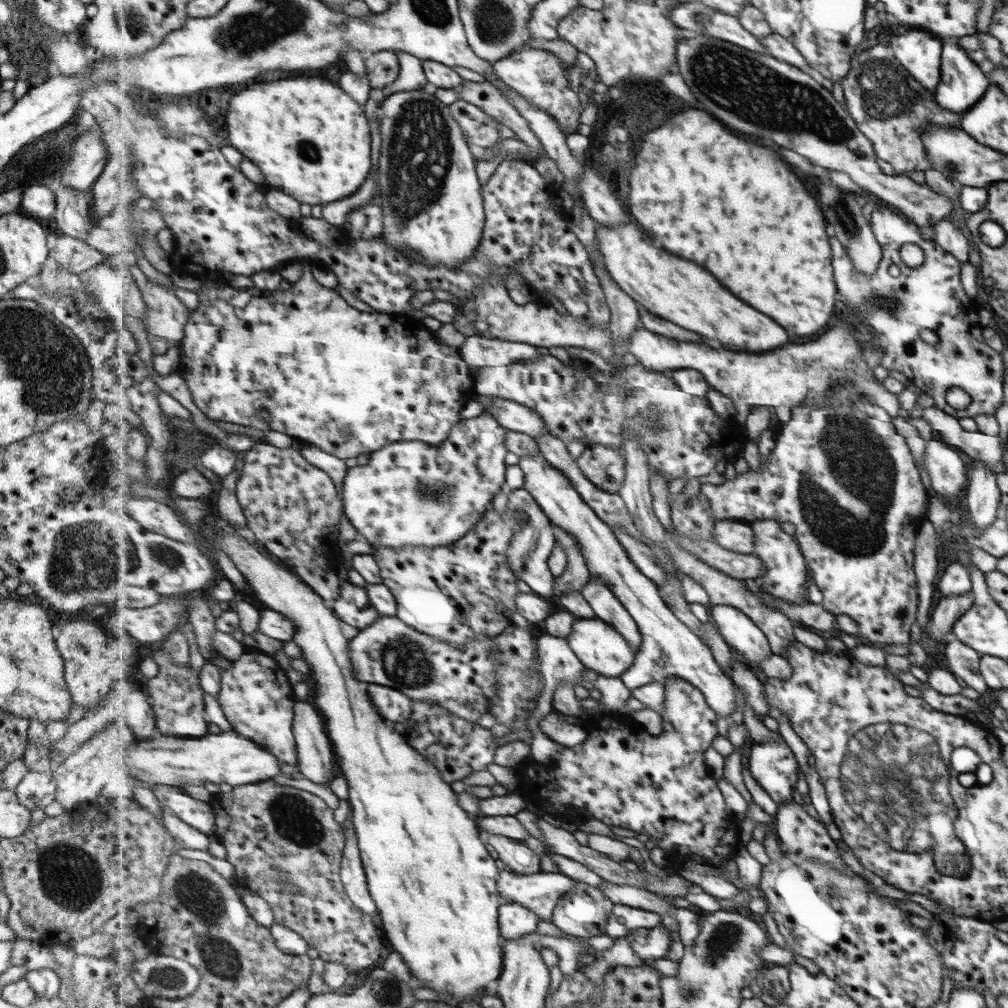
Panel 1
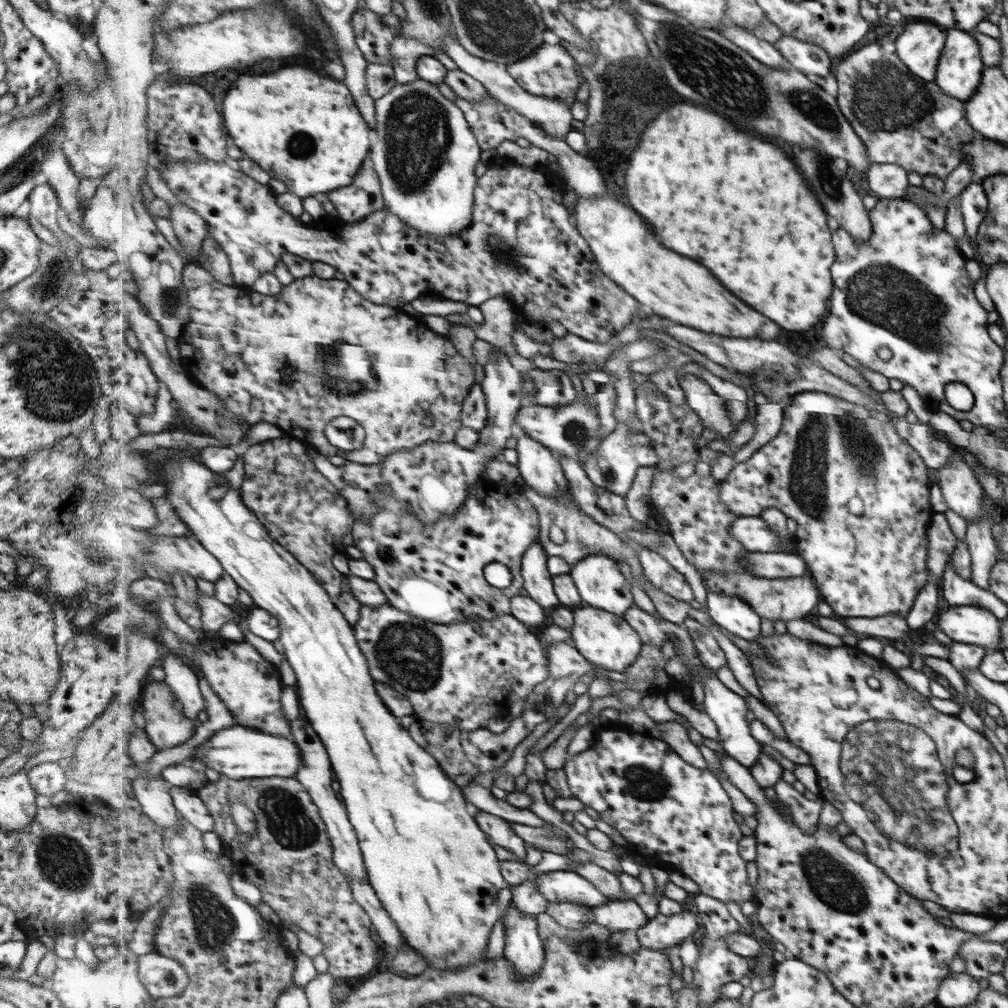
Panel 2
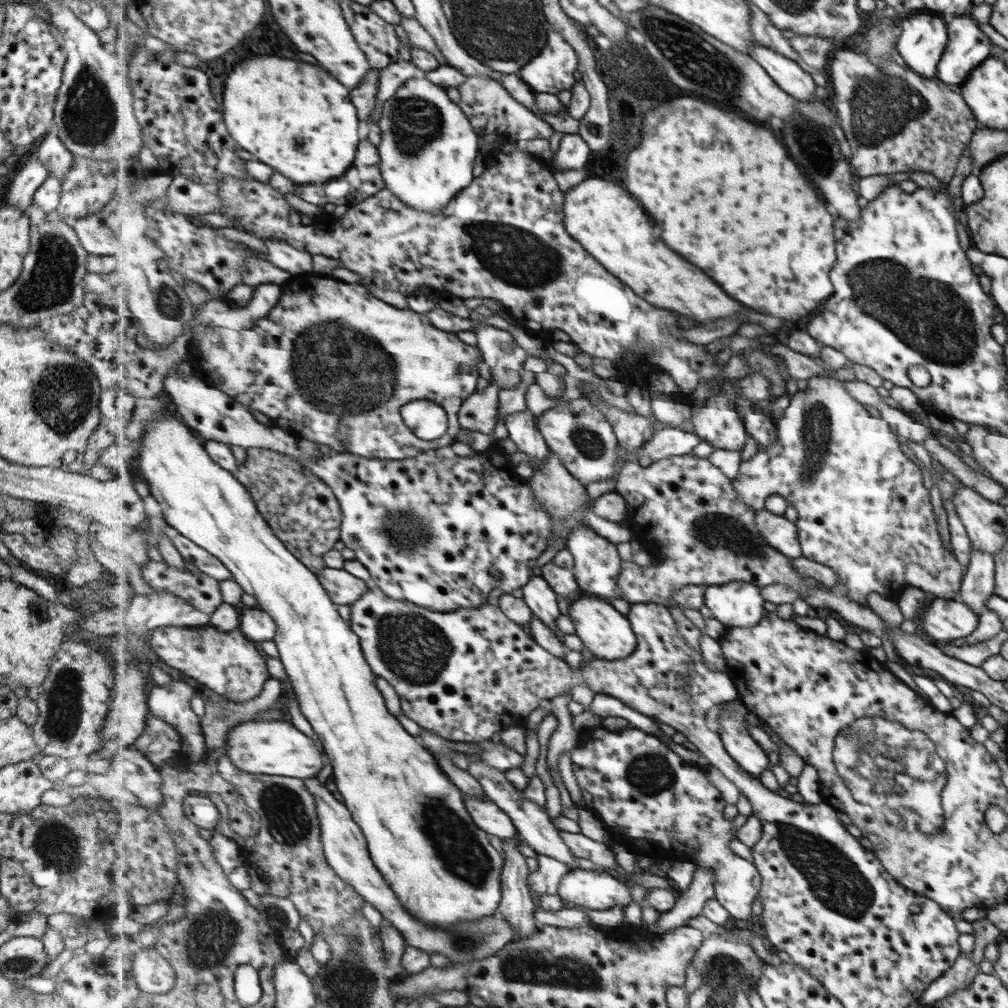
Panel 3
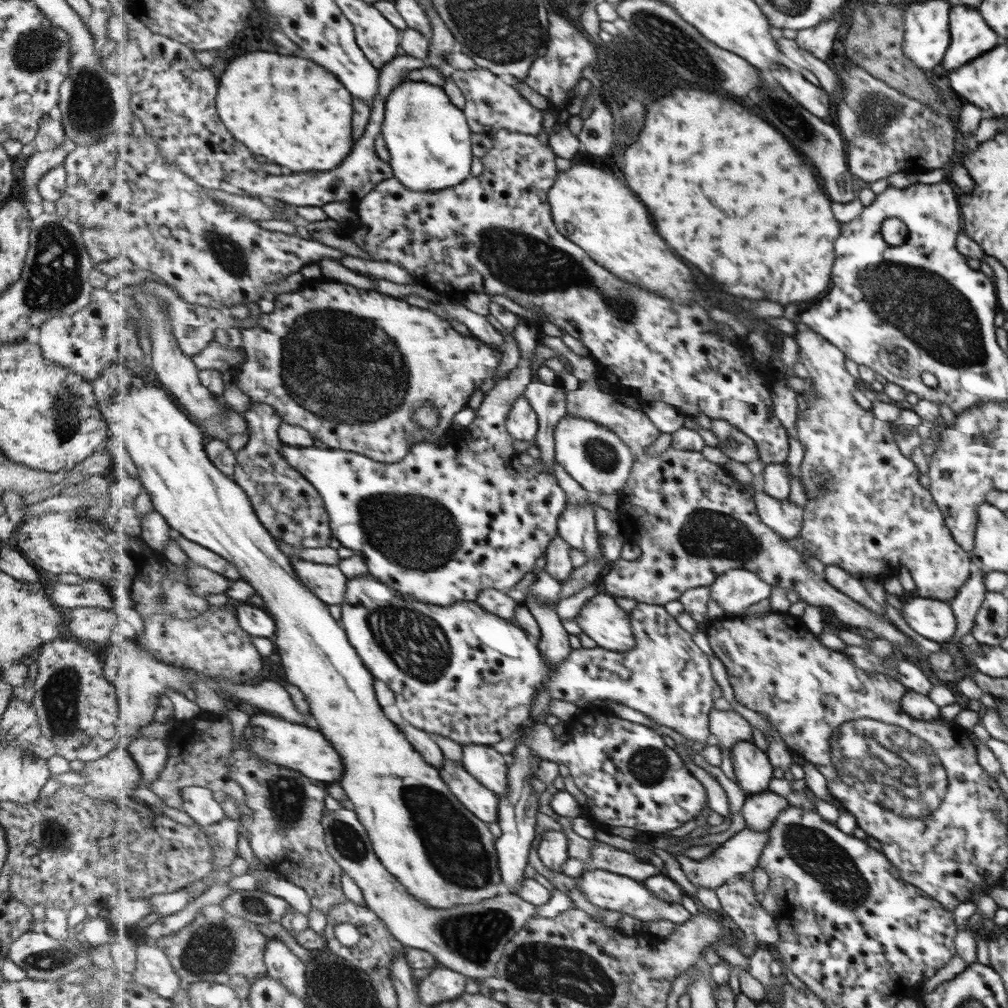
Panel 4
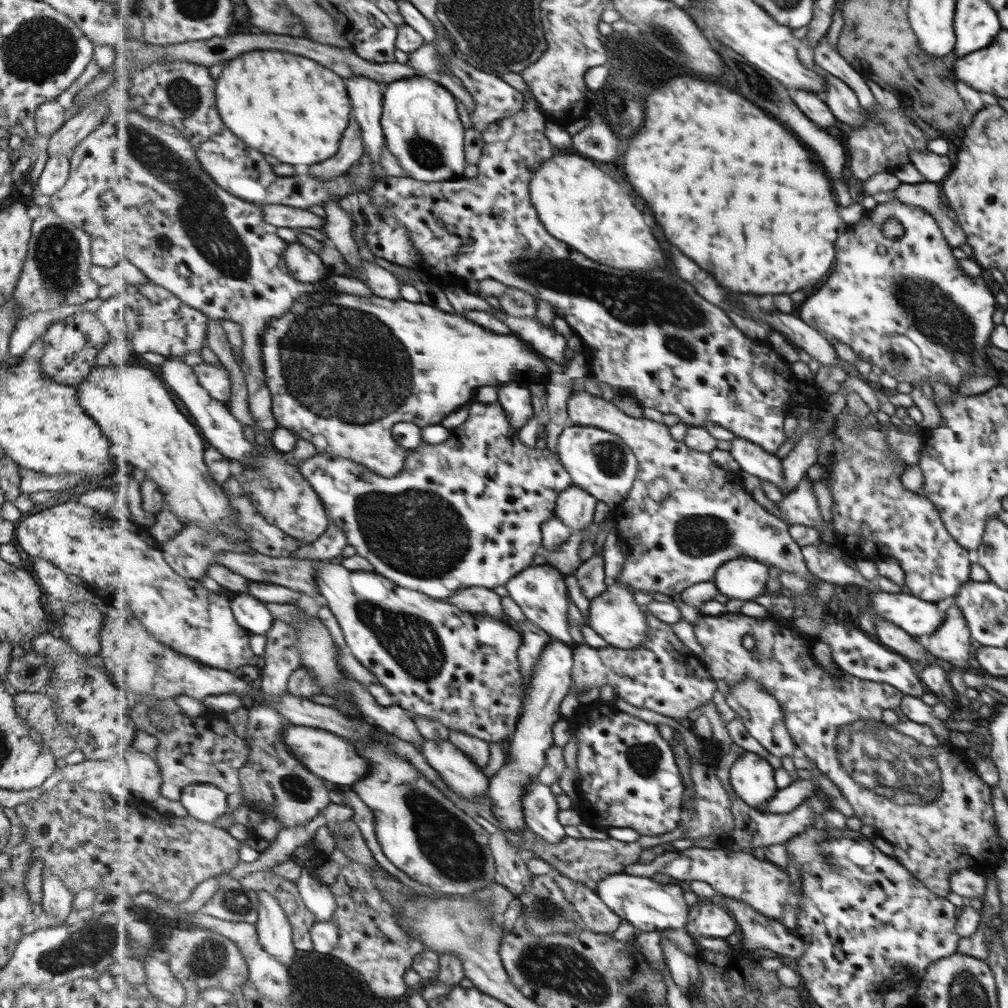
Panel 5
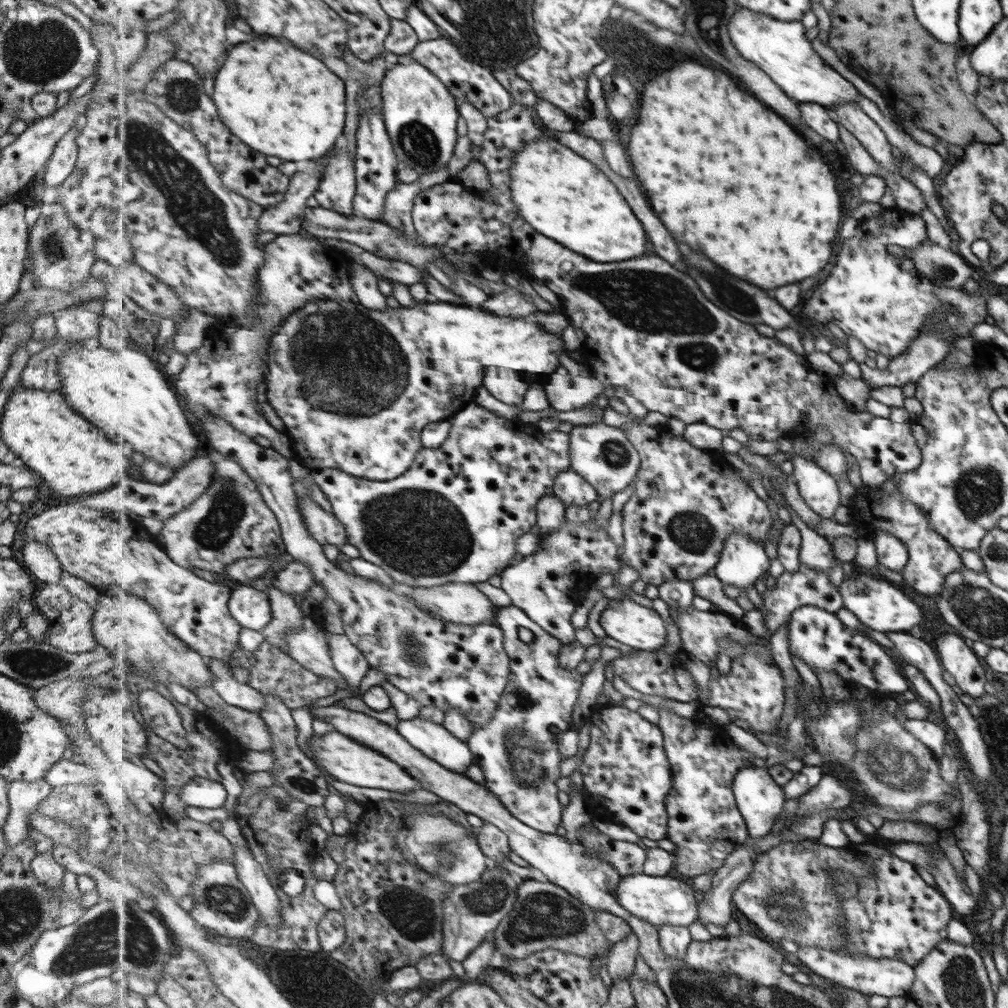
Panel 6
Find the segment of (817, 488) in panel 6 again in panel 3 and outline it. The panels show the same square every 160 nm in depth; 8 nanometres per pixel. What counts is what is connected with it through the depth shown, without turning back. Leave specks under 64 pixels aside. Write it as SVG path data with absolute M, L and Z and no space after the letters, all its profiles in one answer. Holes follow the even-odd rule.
M766 508L757 513L756 522L761 534L773 548L791 559L801 556L799 534L794 522L785 519L783 515L777 516Z

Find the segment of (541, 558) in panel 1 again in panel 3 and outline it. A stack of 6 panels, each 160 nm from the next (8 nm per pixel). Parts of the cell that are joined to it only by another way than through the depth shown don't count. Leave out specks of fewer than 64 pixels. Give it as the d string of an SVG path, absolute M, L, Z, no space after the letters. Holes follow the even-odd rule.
M542 574L532 575L522 590L522 598L530 606L534 616L549 625L561 638L564 633L559 630L556 623L556 620L561 616L559 596L545 580L545 577Z

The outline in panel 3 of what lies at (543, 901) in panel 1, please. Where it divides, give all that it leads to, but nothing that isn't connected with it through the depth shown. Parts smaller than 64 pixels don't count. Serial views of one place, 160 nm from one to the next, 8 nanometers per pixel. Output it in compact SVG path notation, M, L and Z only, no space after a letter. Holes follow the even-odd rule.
M575 869L560 882L558 895L564 900L580 904L585 910L606 914L614 906L634 902L631 887L605 872Z

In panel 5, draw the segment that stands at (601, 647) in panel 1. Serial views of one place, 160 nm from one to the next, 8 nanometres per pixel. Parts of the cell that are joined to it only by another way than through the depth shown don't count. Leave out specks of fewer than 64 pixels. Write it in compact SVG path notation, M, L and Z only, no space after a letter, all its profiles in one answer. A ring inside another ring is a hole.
M611 581L608 589L591 600L589 608L589 626L598 633L608 644L614 647L631 650L648 640L648 615L645 608L635 603L631 586L624 582Z

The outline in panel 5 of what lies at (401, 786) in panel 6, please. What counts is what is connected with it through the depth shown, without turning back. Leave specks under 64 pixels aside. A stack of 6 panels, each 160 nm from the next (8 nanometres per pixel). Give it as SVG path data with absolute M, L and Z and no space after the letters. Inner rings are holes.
M293 725L289 726L289 730L283 734L283 741L293 751L293 755L305 764L305 767L319 778L323 778L328 784L343 785L347 788L352 787L369 770L367 760L357 754L355 746L332 731Z

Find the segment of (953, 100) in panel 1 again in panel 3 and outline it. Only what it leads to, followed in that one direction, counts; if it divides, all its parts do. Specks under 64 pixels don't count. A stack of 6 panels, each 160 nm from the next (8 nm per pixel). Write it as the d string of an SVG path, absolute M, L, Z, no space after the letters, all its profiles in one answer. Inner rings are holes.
M967 14L949 19L949 50L941 66L936 68L939 82L961 85L977 65L983 64L991 52L991 42L977 22Z

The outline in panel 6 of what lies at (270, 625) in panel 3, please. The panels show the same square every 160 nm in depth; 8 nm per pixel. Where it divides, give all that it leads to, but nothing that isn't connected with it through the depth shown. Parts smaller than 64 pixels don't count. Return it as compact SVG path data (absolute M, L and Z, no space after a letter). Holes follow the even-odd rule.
M236 585L232 591L229 608L240 625L251 630L262 631L272 621L272 601L267 591L251 585Z

